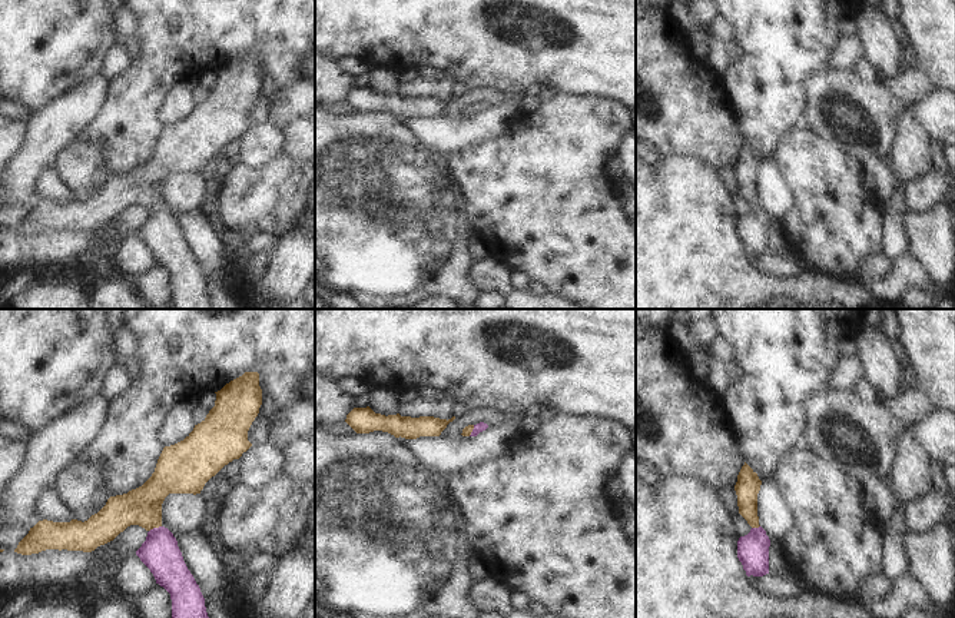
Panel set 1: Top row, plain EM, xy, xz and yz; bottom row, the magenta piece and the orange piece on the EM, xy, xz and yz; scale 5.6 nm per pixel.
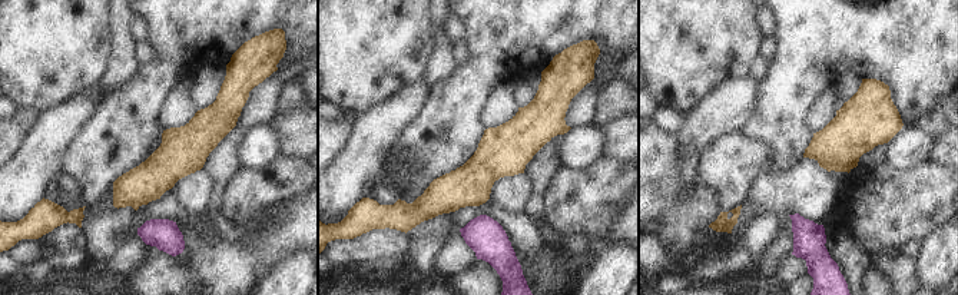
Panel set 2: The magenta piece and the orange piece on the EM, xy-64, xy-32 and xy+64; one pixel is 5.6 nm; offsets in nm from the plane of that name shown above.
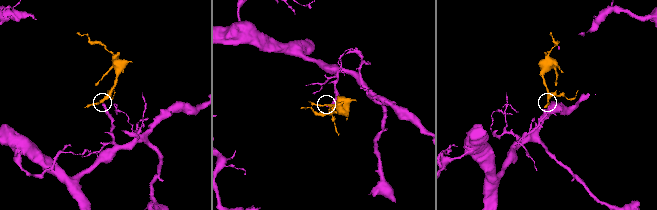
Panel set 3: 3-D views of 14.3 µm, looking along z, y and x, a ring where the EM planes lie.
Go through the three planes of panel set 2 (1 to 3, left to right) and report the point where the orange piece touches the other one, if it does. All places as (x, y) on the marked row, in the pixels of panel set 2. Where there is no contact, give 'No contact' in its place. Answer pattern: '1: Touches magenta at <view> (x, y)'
1: No contact
2: No contact
3: No contact.

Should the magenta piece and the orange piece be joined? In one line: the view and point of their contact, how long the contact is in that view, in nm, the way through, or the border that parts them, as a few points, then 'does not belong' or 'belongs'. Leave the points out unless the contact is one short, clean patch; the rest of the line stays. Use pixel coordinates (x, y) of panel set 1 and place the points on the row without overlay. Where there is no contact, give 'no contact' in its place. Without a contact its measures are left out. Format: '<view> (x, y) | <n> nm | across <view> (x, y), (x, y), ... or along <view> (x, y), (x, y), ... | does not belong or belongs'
xy (155, 208) | 80 nm | across xy (159, 232), (159, 218), (155, 208), (142, 186) | belongs

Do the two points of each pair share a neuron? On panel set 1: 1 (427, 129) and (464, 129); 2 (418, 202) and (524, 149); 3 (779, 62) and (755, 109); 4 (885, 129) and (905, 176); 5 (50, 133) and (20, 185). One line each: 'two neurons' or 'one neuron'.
1: one neuron
2: two neurons
3: one neuron
4: two neurons
5: one neuron

